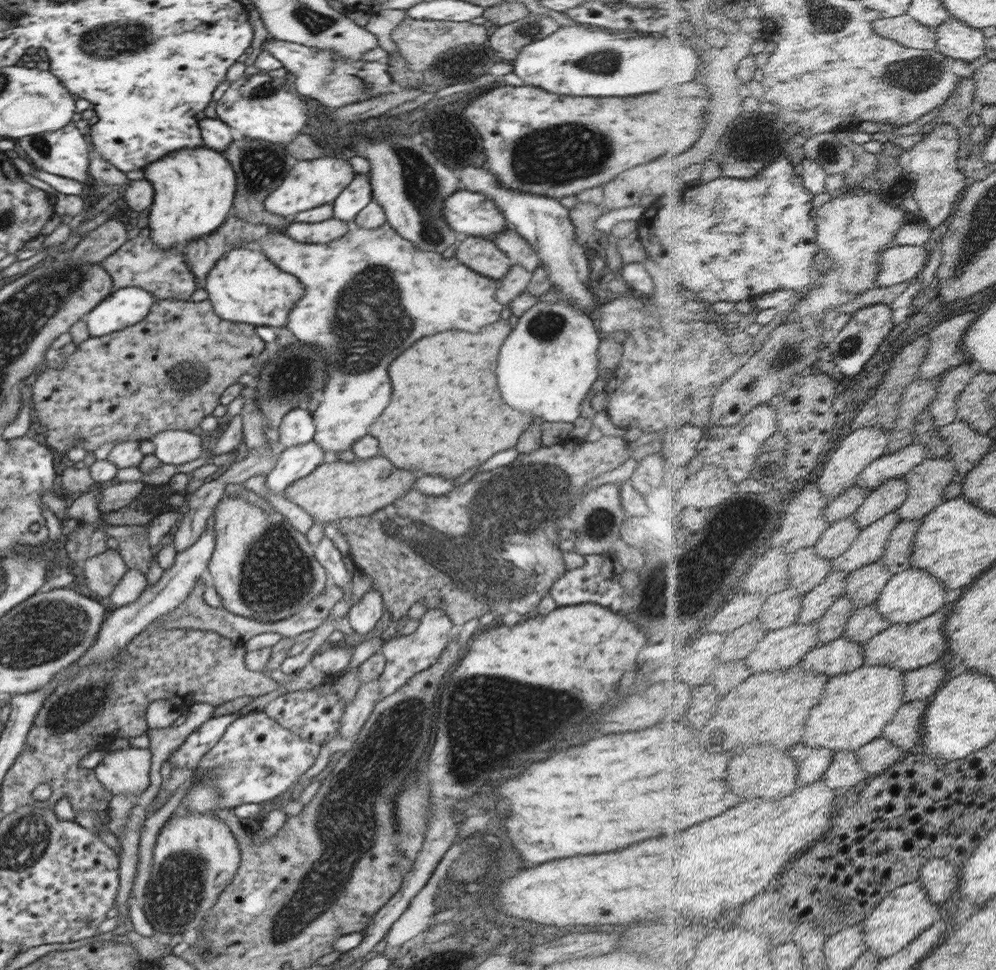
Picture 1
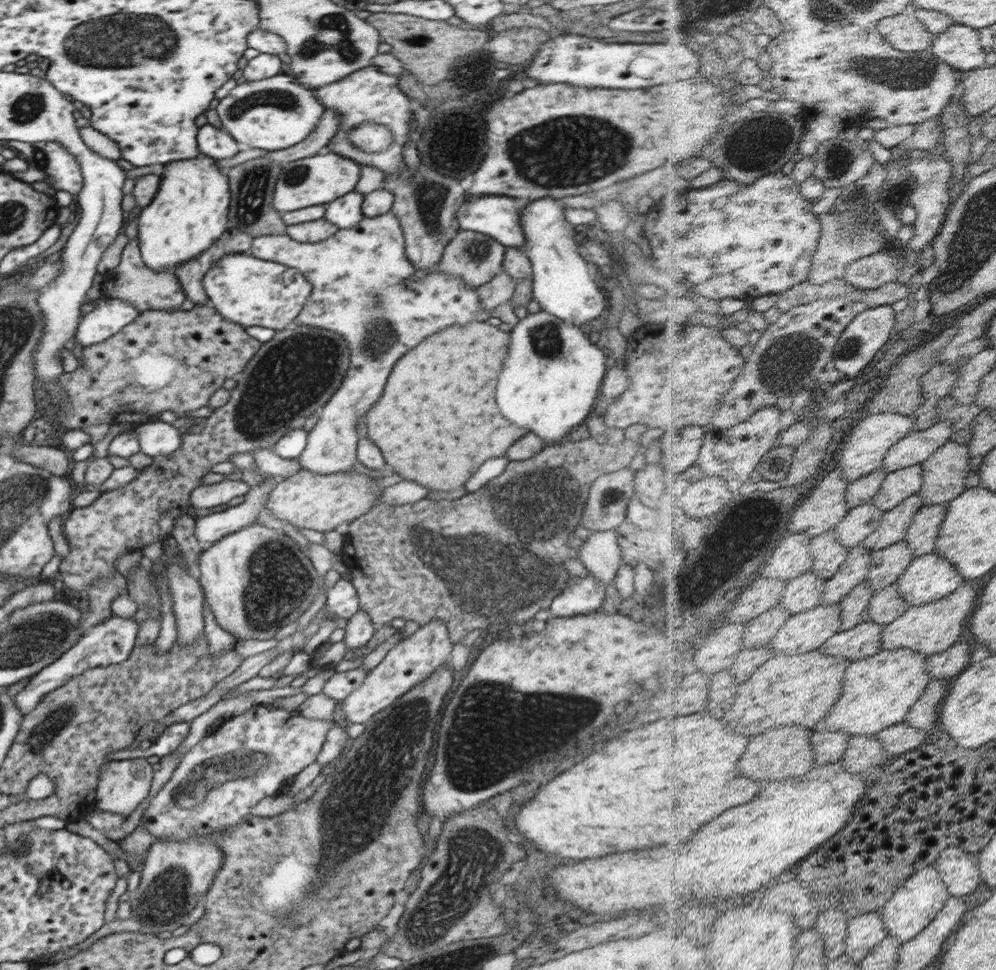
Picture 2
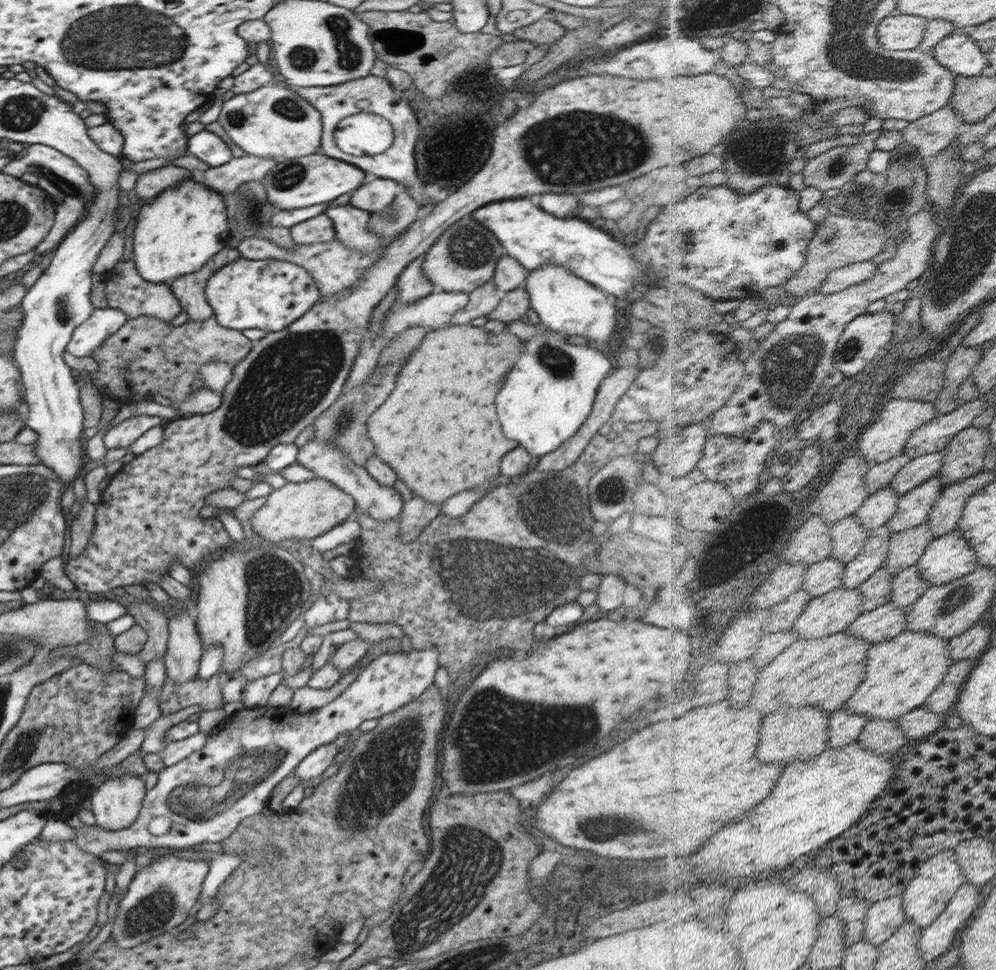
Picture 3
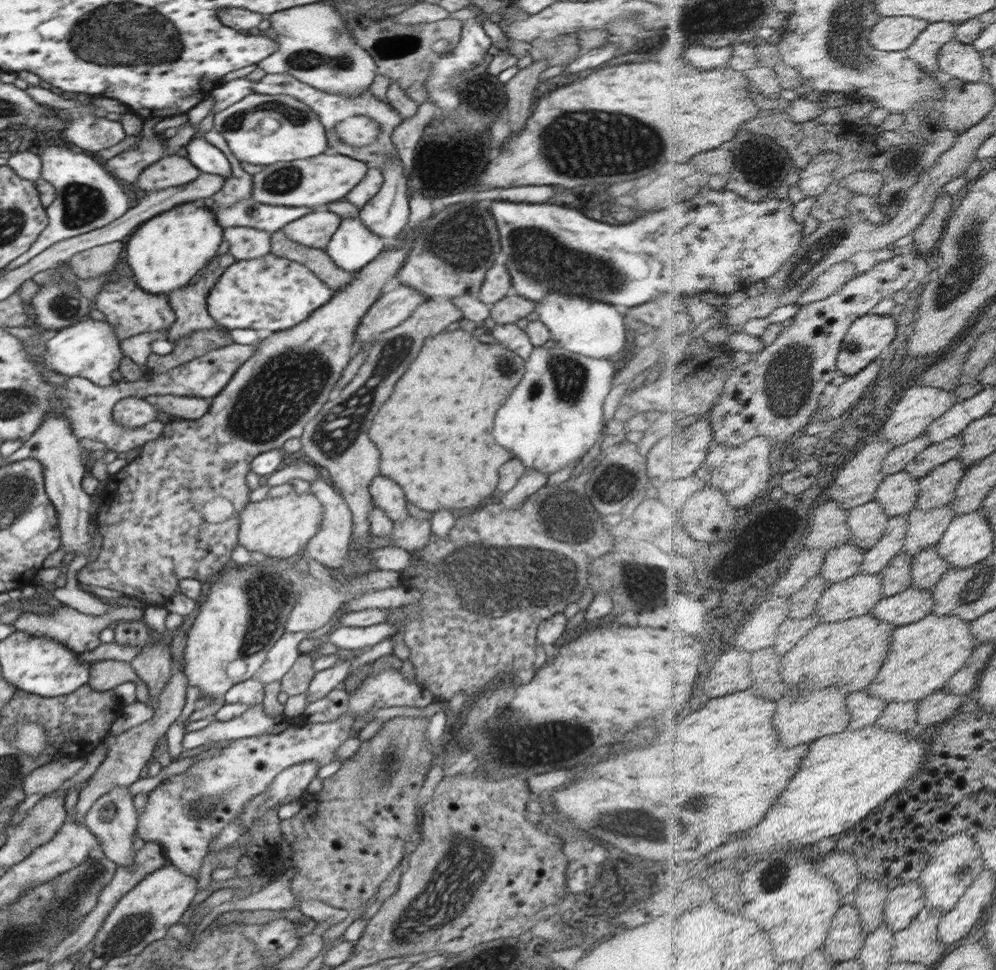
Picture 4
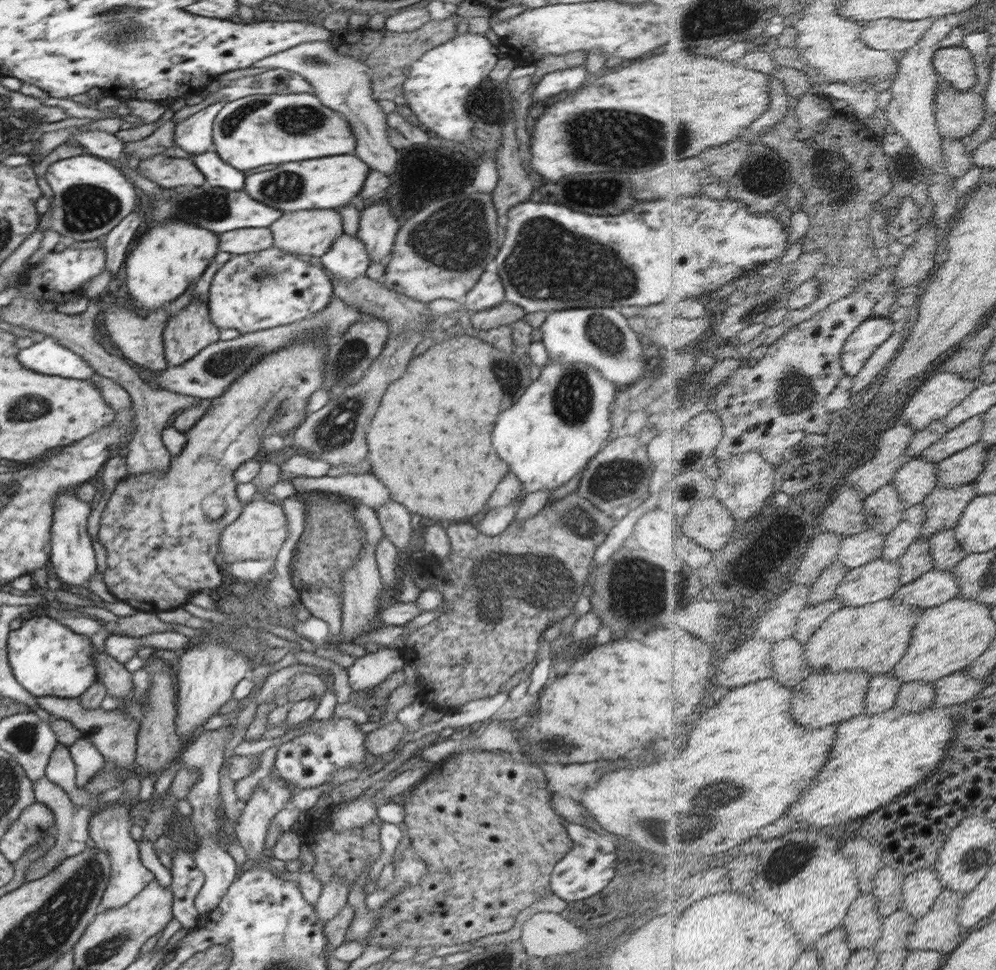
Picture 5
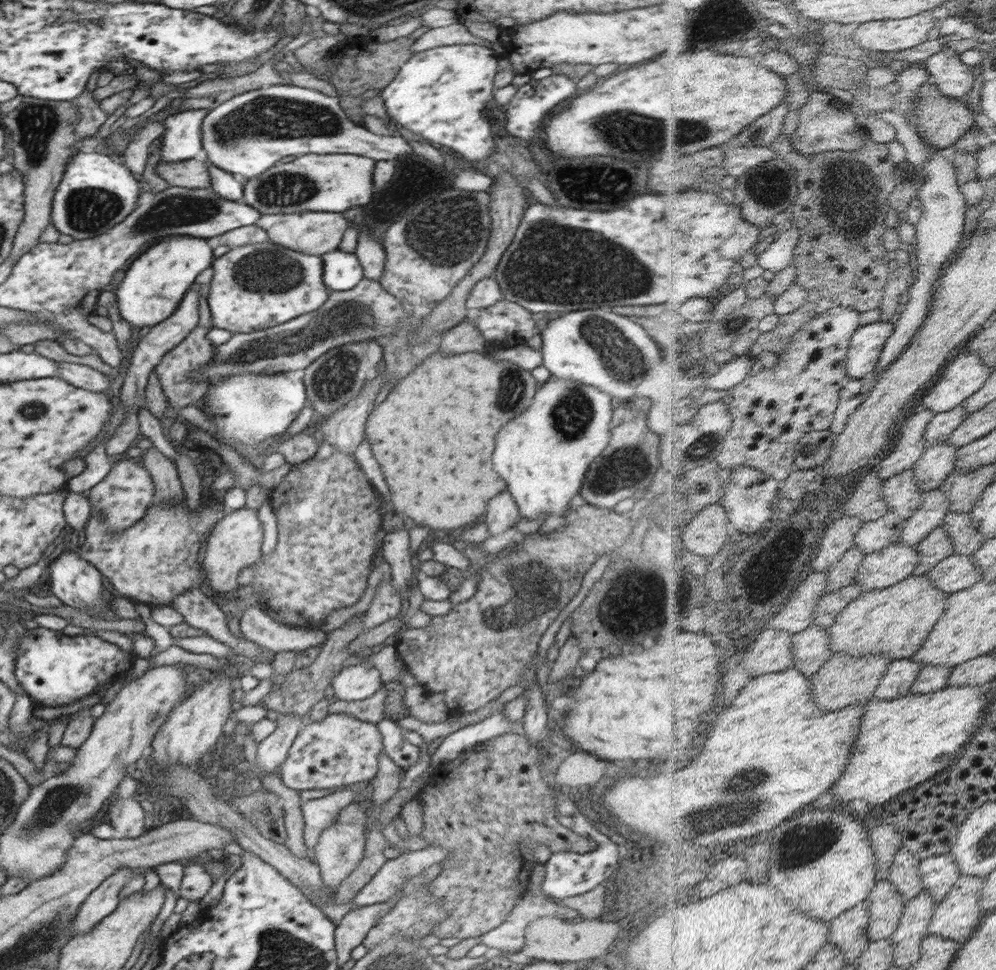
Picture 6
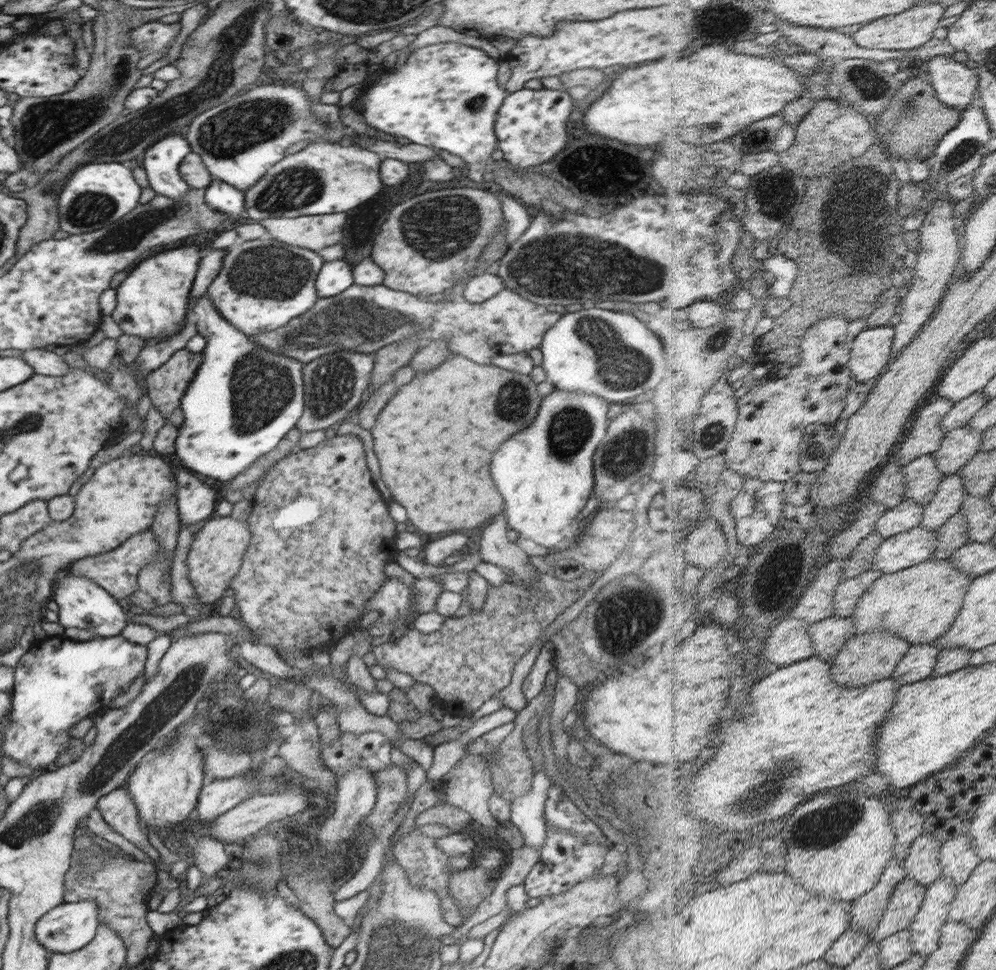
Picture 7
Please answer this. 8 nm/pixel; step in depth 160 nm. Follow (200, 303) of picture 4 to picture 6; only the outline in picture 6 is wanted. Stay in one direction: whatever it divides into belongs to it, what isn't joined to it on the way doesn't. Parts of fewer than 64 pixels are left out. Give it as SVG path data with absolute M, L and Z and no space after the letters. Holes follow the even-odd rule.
M196 325L196 328L186 336L186 339L164 354L163 359L153 370L154 374L158 376L158 380L160 380L163 393L168 397L167 402L177 412L188 405L192 406L194 402L200 400L208 392L208 383L206 381L193 380L192 374L200 372L200 368L203 366L208 366L212 362L214 354L216 354L216 348L206 338L210 329L210 327Z

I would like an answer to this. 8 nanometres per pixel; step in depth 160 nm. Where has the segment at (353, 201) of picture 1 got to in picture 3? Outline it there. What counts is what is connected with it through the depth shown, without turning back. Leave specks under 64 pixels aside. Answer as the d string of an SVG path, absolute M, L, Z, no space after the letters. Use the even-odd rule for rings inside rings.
M351 204L326 208L326 216L332 219L335 228L335 238L341 240L348 249L363 253L372 252L382 242L377 234L369 230L371 215L367 210Z

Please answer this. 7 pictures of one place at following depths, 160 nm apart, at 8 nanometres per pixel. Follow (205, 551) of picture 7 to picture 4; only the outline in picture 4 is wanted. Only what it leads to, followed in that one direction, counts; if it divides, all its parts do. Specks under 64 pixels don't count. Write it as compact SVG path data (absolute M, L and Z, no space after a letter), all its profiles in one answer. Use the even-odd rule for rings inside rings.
M292 491L281 497L269 497L259 502L249 502L239 514L239 544L250 552L255 550L284 562L316 536L323 520L322 501L310 491L303 494Z

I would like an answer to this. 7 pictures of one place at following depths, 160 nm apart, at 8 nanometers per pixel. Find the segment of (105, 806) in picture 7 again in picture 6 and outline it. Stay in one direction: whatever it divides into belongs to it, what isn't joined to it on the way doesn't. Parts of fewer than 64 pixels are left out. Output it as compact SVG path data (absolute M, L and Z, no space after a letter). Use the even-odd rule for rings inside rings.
M129 771L115 791L116 799L110 805L108 815L110 825L119 837L134 839L145 832L145 811L140 807L139 799L134 799L134 792L139 785L138 774Z

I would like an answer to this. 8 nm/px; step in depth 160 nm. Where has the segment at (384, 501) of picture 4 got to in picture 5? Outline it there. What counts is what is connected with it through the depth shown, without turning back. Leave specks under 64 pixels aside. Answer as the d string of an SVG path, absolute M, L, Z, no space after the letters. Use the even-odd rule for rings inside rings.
M390 500L385 505L379 506L375 513L383 528L383 534L389 536L399 551L412 543L410 534L416 524L410 519L412 514L402 504Z

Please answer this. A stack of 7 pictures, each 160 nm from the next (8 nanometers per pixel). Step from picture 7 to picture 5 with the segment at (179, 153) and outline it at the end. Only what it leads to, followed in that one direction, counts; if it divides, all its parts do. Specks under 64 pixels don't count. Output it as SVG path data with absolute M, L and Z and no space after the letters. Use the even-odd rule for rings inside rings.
M226 99L210 103L206 108L175 125L175 146L180 146L186 150L189 158L195 154L214 151L213 122L226 103Z

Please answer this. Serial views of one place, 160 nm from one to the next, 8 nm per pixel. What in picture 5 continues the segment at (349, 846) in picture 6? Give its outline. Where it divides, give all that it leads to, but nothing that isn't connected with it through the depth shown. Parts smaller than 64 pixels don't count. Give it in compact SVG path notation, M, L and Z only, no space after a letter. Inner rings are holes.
M344 877L332 878L330 883L322 884L320 897L315 904L319 922L323 922L325 926L342 909L348 907L347 899L350 889L350 885L345 882Z

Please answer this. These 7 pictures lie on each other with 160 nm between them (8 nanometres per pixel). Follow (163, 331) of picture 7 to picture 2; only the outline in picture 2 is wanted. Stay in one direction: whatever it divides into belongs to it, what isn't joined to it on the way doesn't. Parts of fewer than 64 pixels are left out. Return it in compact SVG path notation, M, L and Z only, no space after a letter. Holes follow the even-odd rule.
M199 152L196 158L170 162L162 168L162 182L156 198L150 206L145 206L139 214L138 235L142 260L155 271L173 270L177 264L182 264L209 249L224 231L228 230L228 210L230 208L230 187L228 178L214 164L212 158Z

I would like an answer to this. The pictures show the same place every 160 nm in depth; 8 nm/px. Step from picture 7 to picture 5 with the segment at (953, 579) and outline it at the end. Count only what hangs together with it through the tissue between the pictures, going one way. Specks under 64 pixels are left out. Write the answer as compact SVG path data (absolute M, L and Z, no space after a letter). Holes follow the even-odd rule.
M894 596L868 606L844 606L815 632L807 647L809 665L814 672L863 670L873 676L889 674L907 655L913 634L926 612L921 606L905 604Z

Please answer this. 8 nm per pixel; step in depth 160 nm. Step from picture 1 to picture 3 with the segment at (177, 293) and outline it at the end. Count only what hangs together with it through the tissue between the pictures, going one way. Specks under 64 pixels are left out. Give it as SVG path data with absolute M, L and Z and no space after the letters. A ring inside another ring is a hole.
M132 259L118 261L115 268L105 276L105 296L108 306L123 310L127 314L127 320L148 315L160 320L171 321L183 310L180 301L172 292L171 285L144 280Z

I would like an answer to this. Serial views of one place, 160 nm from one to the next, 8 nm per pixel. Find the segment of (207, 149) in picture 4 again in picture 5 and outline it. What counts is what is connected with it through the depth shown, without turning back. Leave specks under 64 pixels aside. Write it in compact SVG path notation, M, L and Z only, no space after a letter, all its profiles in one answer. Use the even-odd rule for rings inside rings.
M216 151L195 154L190 159L213 187L231 191L244 190L245 173L224 162Z

